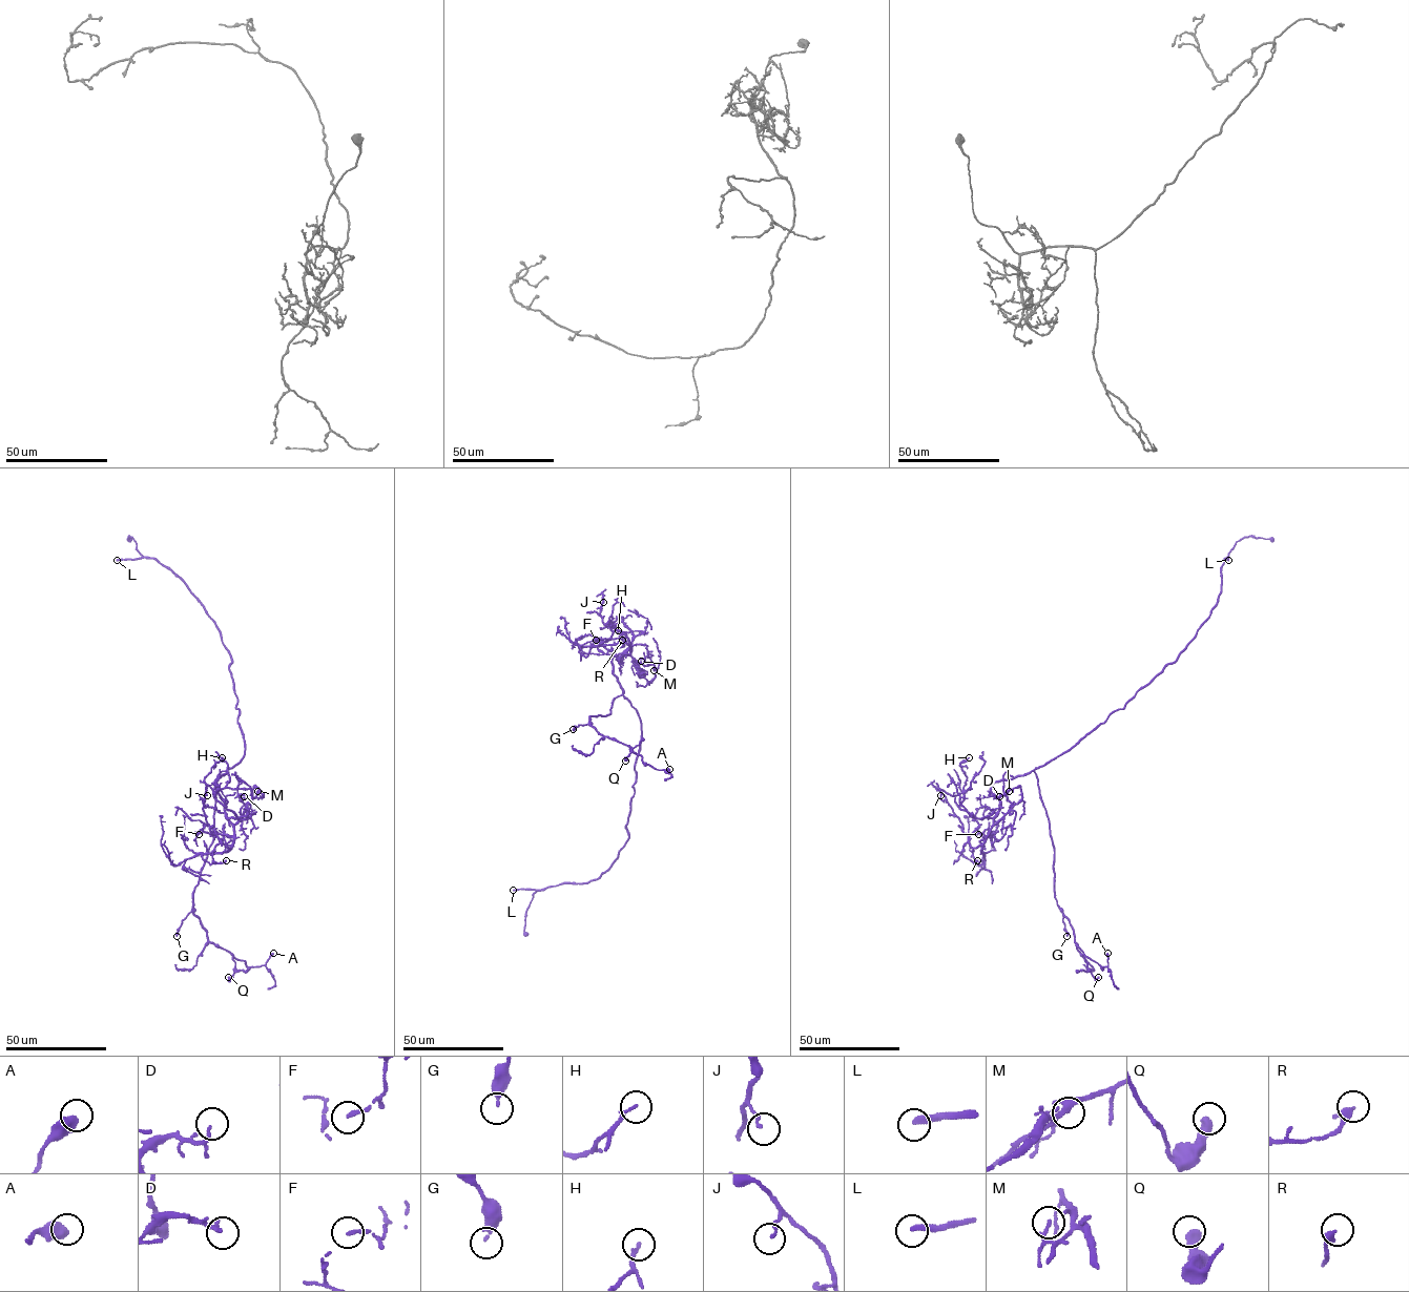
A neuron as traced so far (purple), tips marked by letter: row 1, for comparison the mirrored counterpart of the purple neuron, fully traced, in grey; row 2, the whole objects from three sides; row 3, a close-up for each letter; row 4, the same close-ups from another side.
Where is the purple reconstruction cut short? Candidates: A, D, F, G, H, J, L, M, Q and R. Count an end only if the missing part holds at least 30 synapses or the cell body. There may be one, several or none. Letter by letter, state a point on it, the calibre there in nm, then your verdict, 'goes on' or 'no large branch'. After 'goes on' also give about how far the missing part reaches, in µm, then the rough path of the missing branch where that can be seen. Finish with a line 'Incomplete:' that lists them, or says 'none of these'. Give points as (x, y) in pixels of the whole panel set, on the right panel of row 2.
A: (1107, 953) | 550 nm | no large branch
D: (999, 796) | 100 nm | no large branch
F: (978, 834) | 180 nm | no large branch
G: (1066, 936) | 280 nm | no large branch
H: (969, 757) | 130 nm | no large branch
J: (940, 795) | 110 nm | no large branch
L: (1228, 560) | 300 nm | goes on | 170 µm | (1228, 560), (1221, 580), (1228, 622), (1209, 626), (1180, 606), (1164, 583), (1148, 583), (1124, 559)
M: (1009, 791) | 110 nm | no large branch
Q: (1098, 977) | 440 nm | no large branch
R: (977, 860) | 360 nm | no large branch
Incomplete: L

